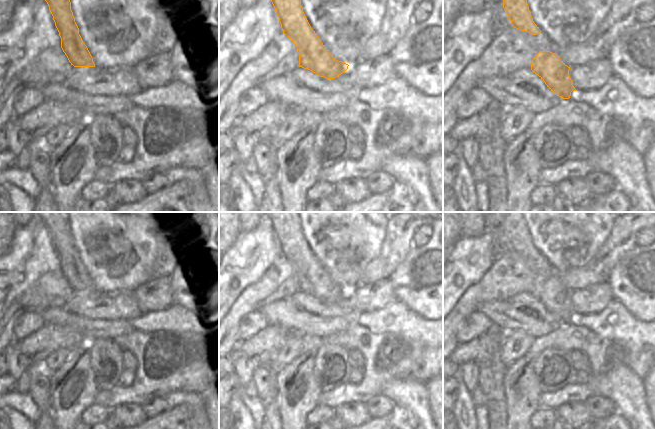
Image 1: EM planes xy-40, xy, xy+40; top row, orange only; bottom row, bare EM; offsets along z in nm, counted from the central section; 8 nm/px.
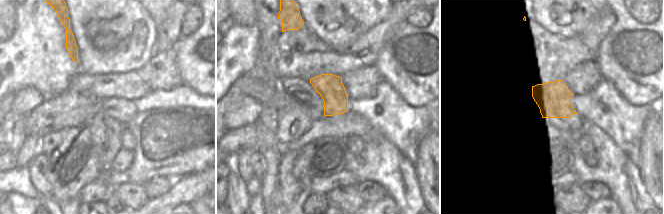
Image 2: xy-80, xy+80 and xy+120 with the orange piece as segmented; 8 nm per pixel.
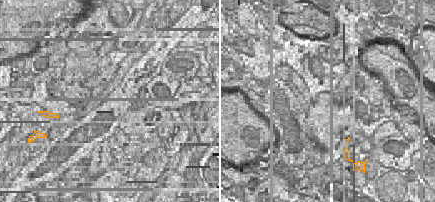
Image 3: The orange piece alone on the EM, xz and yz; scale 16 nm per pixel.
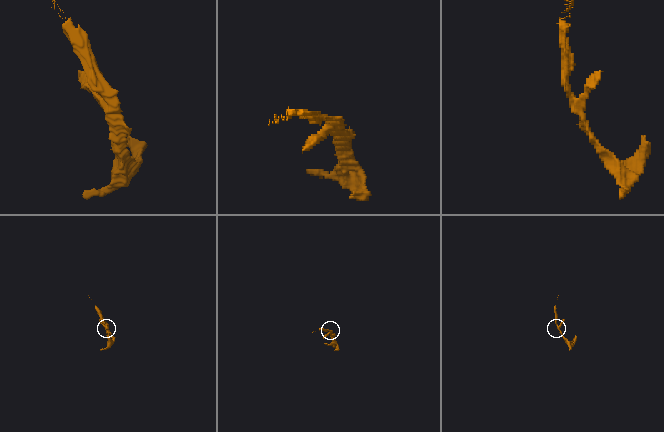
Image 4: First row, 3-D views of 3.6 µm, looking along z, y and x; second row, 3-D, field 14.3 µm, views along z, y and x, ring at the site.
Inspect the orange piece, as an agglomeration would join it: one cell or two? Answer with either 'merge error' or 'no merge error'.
no merge error

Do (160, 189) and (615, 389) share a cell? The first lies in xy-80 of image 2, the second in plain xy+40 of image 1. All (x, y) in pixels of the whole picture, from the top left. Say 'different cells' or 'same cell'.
different cells

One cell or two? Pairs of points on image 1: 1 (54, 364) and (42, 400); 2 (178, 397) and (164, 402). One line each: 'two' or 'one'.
1: two
2: two

